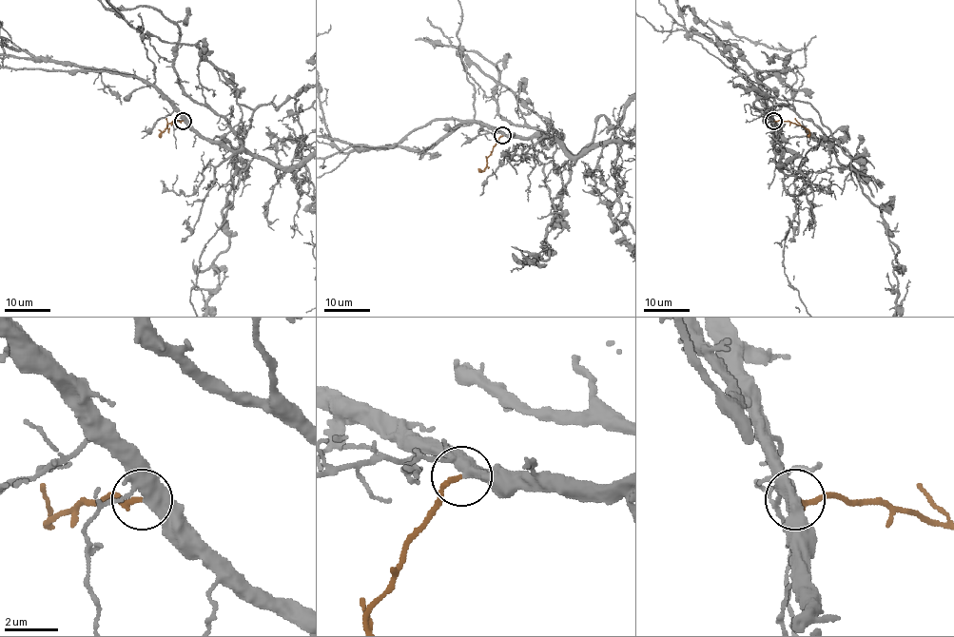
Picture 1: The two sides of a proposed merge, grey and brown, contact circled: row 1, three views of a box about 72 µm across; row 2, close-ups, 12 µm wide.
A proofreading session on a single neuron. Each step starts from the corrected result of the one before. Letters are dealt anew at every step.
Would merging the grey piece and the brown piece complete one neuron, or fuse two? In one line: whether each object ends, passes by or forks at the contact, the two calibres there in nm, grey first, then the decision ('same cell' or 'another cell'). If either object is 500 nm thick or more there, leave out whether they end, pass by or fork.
grey forks; brown ends; calibres 360 and 190 nm; same cell

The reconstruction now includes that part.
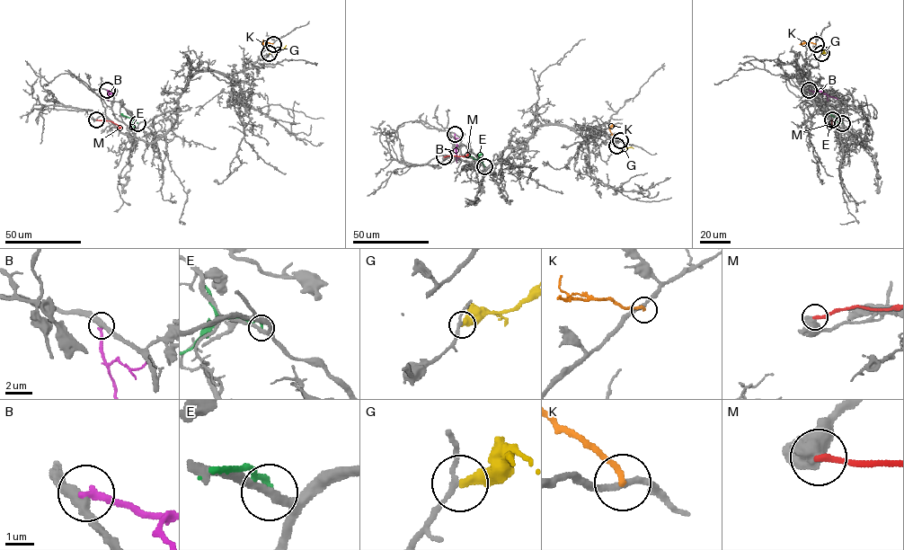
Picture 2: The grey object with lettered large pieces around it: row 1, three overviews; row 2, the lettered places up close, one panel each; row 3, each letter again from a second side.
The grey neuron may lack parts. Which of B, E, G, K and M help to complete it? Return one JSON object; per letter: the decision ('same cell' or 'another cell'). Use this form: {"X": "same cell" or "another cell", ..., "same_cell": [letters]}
{"B": "another cell", "E": "another cell", "G": "same cell", "K": "another cell", "M": "another cell", "same_cell": ["G"]}

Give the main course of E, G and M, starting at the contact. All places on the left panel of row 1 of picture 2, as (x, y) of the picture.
E: (137, 122), (120, 113)
G: (269, 54), (286, 45)
M: (96, 119), (110, 120), (121, 128)

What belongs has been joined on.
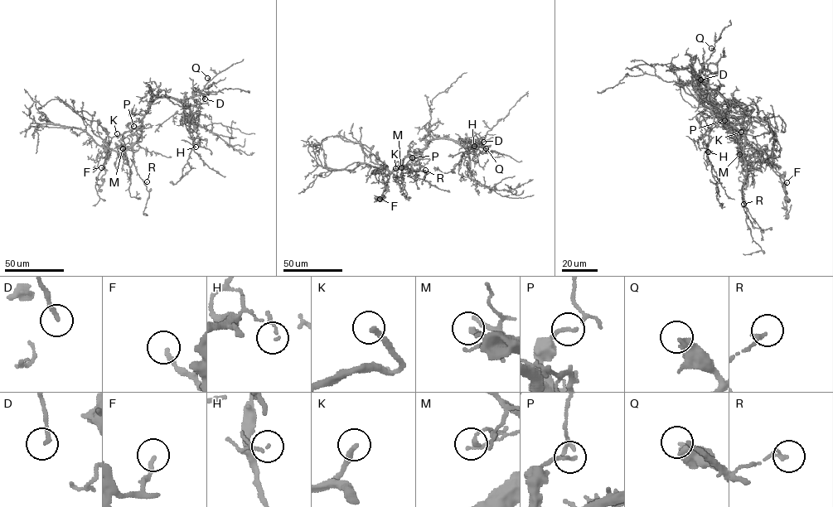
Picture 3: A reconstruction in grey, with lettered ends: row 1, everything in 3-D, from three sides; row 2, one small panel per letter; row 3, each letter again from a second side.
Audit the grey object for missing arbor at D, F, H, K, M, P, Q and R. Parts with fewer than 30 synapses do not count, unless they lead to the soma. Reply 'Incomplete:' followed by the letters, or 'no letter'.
Incomplete: K

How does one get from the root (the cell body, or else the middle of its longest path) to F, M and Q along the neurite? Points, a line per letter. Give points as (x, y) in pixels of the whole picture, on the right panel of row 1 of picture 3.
F: (724, 117), (723, 127), (735, 132), (730, 136), (744, 136), (752, 142), (781, 182), (784, 185), (786, 182)
M: (724, 117), (744, 139), (743, 151), (739, 154)
Q: (724, 117), (696, 78), (702, 81), (699, 73), (713, 51), (711, 48)

